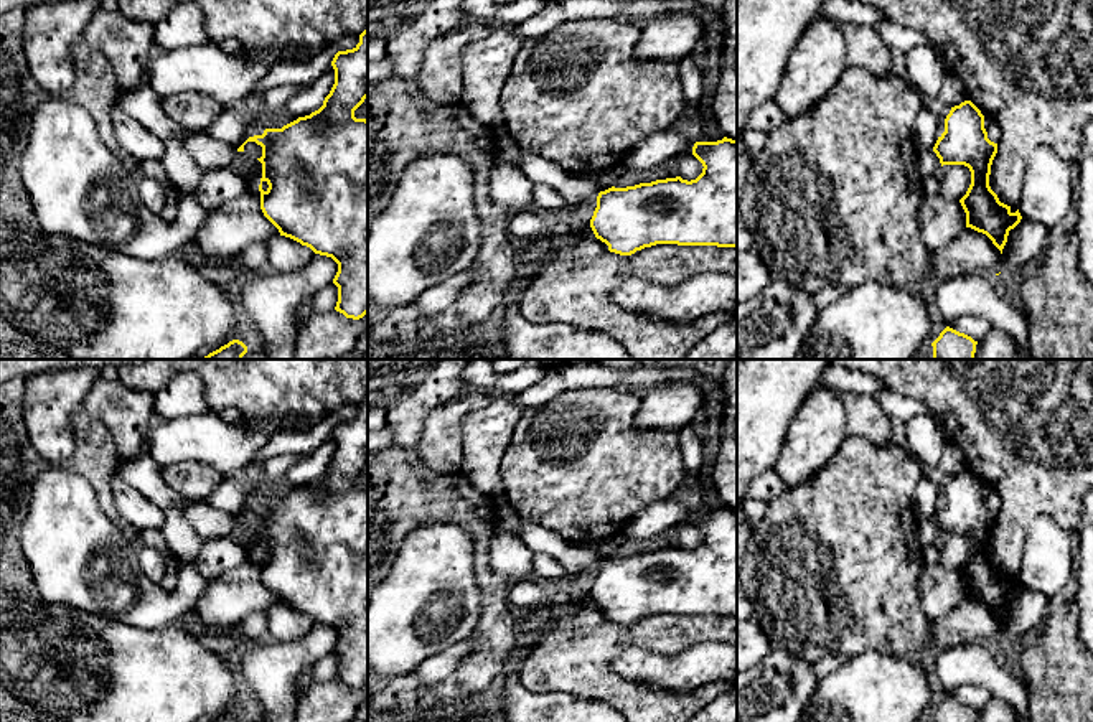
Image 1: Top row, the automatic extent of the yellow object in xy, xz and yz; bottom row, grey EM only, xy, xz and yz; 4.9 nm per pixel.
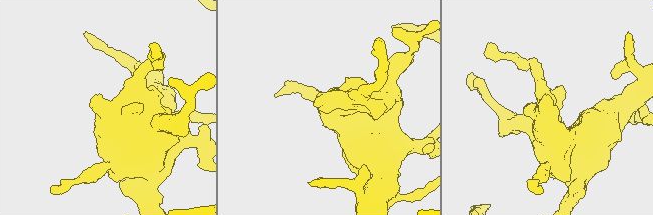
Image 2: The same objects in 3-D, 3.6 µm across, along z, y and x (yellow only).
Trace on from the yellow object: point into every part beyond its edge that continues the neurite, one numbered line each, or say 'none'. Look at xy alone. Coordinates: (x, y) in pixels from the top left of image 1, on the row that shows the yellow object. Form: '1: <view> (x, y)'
none

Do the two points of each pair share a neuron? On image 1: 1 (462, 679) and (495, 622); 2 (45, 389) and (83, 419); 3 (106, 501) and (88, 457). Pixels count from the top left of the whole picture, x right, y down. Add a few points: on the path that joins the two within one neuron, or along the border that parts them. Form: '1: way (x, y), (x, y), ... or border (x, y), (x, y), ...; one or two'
1: way (477, 665), (495, 646), (495, 637); one
2: border (81, 407), (73, 416), (73, 450); two
3: way (103, 490), (98, 468); one

